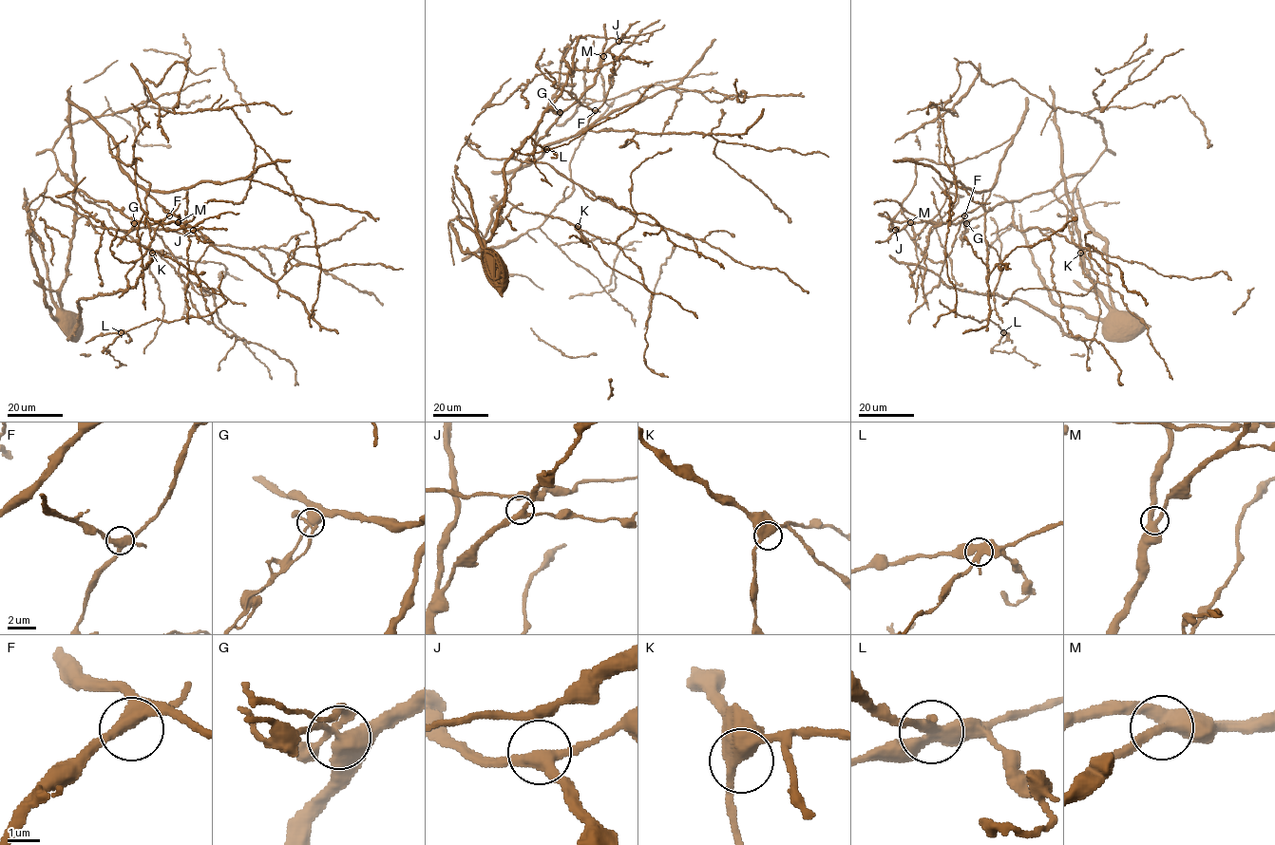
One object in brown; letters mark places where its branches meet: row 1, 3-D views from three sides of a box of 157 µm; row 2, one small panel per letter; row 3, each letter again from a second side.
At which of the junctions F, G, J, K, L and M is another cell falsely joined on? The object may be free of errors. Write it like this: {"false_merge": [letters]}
{"false_merge": ["L"]}

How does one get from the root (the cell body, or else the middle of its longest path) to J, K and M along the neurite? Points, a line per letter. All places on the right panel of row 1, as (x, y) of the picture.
J: (1113, 321), (1107, 243), (1083, 206), (1072, 210), (1073, 190), (1091, 169), (966, 221), (911, 222), (895, 230)
K: (1113, 321), (1107, 243), (1083, 206), (1072, 210), (1073, 190), (1091, 169), (1054, 189), (1080, 253)
M: (1113, 321), (1107, 243), (1083, 206), (1072, 210), (1073, 190), (1091, 169), (966, 221), (910, 222)

